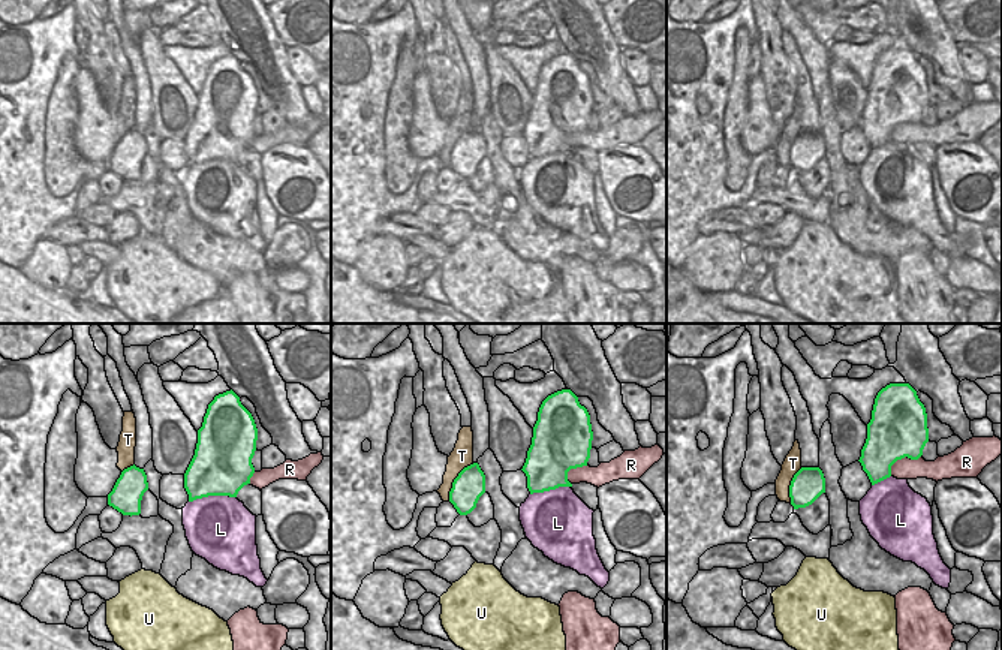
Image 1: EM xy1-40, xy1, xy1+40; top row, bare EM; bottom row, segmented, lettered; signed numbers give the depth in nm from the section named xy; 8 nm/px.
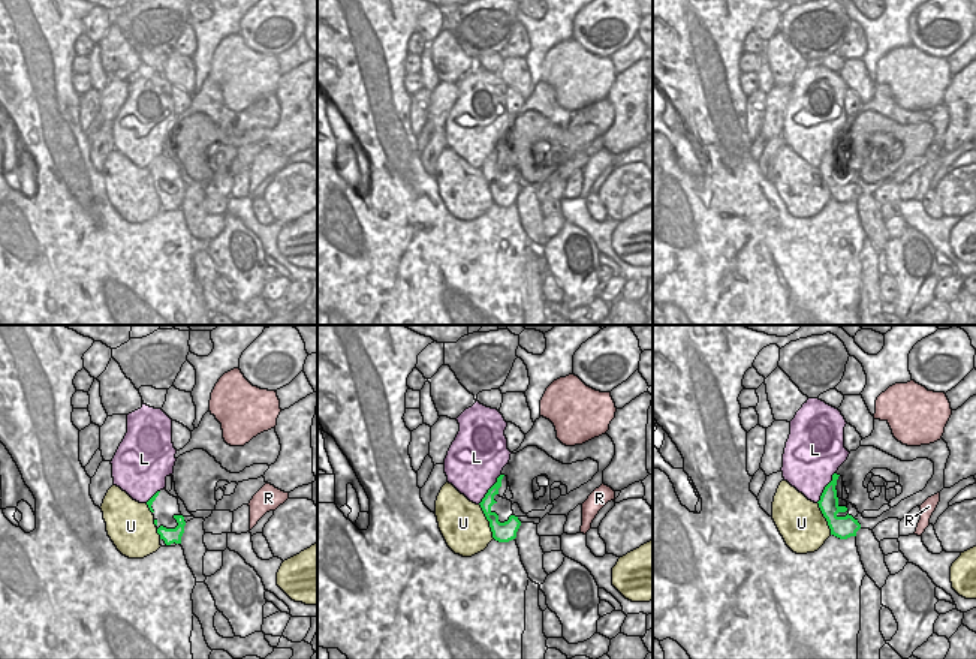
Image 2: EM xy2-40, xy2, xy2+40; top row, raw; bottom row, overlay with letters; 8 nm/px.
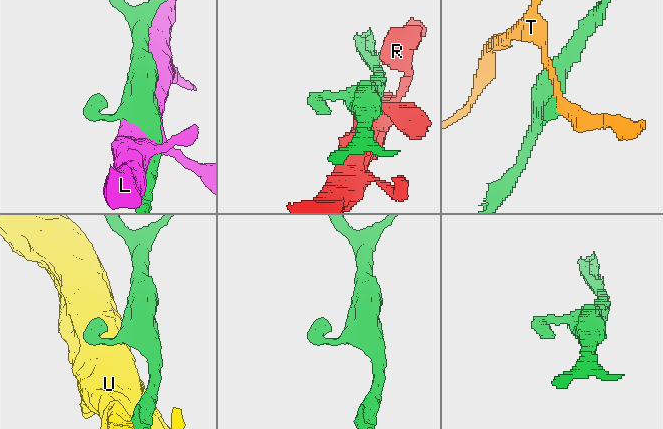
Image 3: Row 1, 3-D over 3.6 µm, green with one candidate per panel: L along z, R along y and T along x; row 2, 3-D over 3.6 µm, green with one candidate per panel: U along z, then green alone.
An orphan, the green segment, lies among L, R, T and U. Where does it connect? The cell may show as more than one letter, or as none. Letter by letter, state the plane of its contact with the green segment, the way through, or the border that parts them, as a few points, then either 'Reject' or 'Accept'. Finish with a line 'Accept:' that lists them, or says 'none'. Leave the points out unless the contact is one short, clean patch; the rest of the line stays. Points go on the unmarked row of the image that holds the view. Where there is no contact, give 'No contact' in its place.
L: Touches green in xy1-40. Reject
R: Touches green in xy1+40. Reject
T: Touches green in xy1. Boundary: xy1 (474, 128), (468, 129), (454, 144), (448, 165). Reject
U: Touches green in xy2. Boundary: xy2 (479, 168), (494, 202). Reject
Accept: none.

